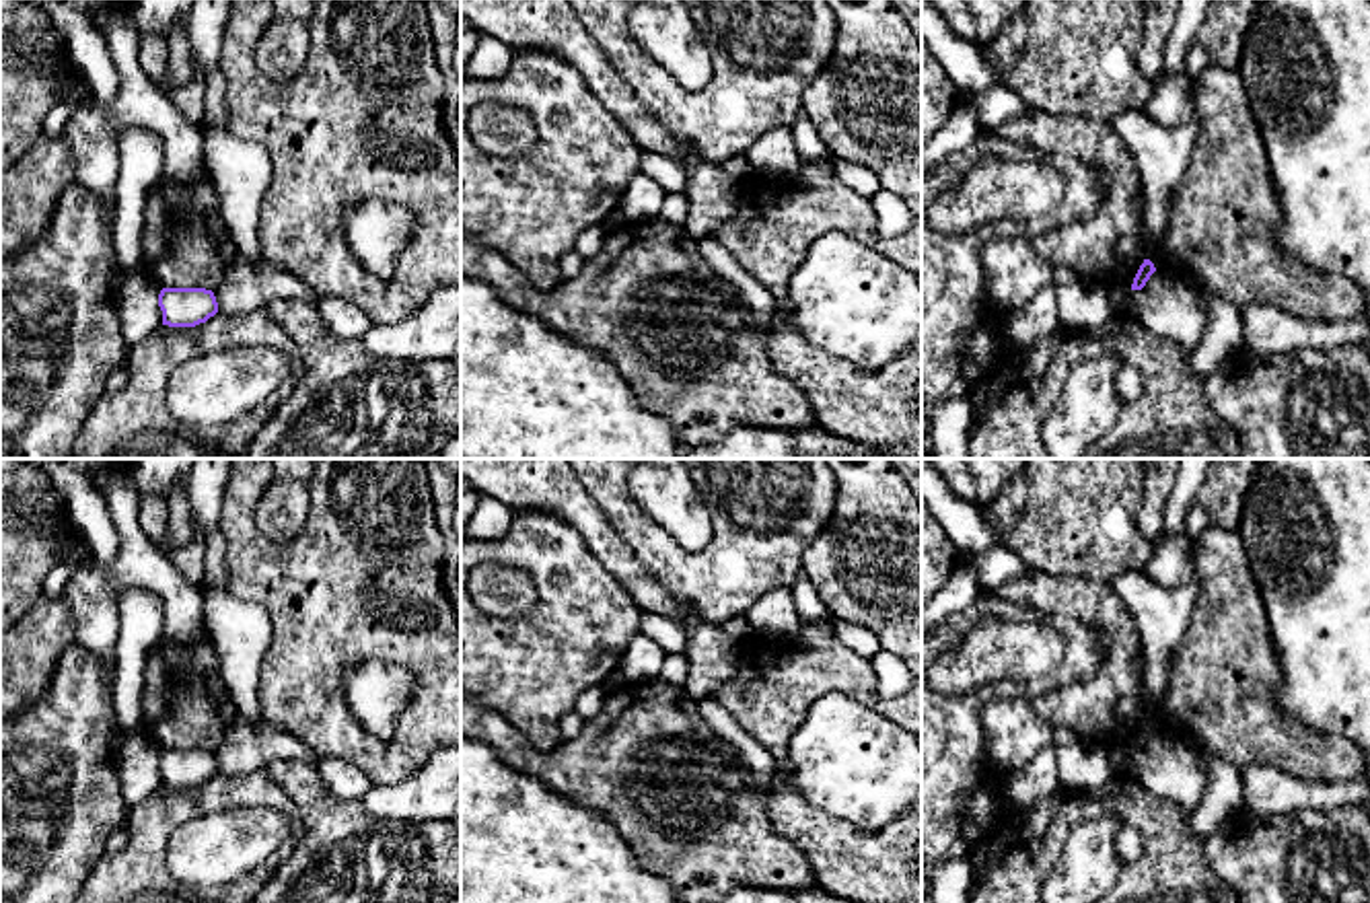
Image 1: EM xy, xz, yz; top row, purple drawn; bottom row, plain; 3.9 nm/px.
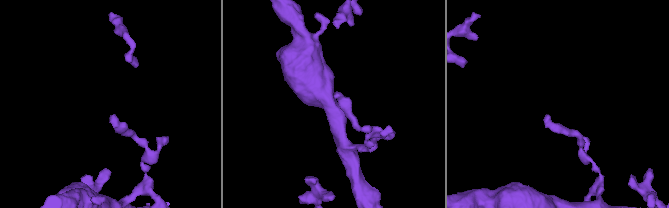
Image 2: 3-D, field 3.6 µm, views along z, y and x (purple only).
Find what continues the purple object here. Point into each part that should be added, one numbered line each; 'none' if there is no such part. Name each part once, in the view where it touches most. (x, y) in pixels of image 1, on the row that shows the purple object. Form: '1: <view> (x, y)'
none

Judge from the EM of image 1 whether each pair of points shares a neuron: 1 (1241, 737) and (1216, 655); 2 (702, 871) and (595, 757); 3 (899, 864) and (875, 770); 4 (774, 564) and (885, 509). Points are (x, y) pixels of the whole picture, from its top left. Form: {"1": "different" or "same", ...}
{"1": "same", "2": "same", "3": "different", "4": "different"}

